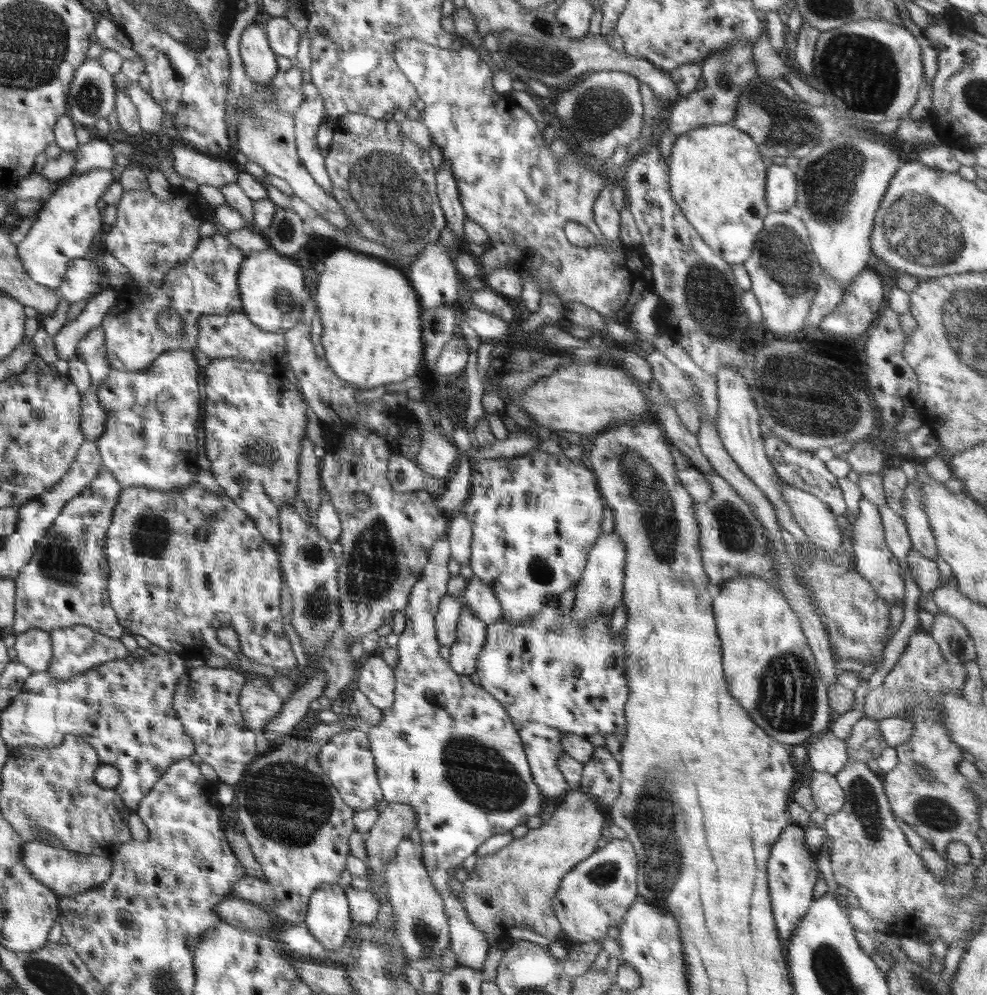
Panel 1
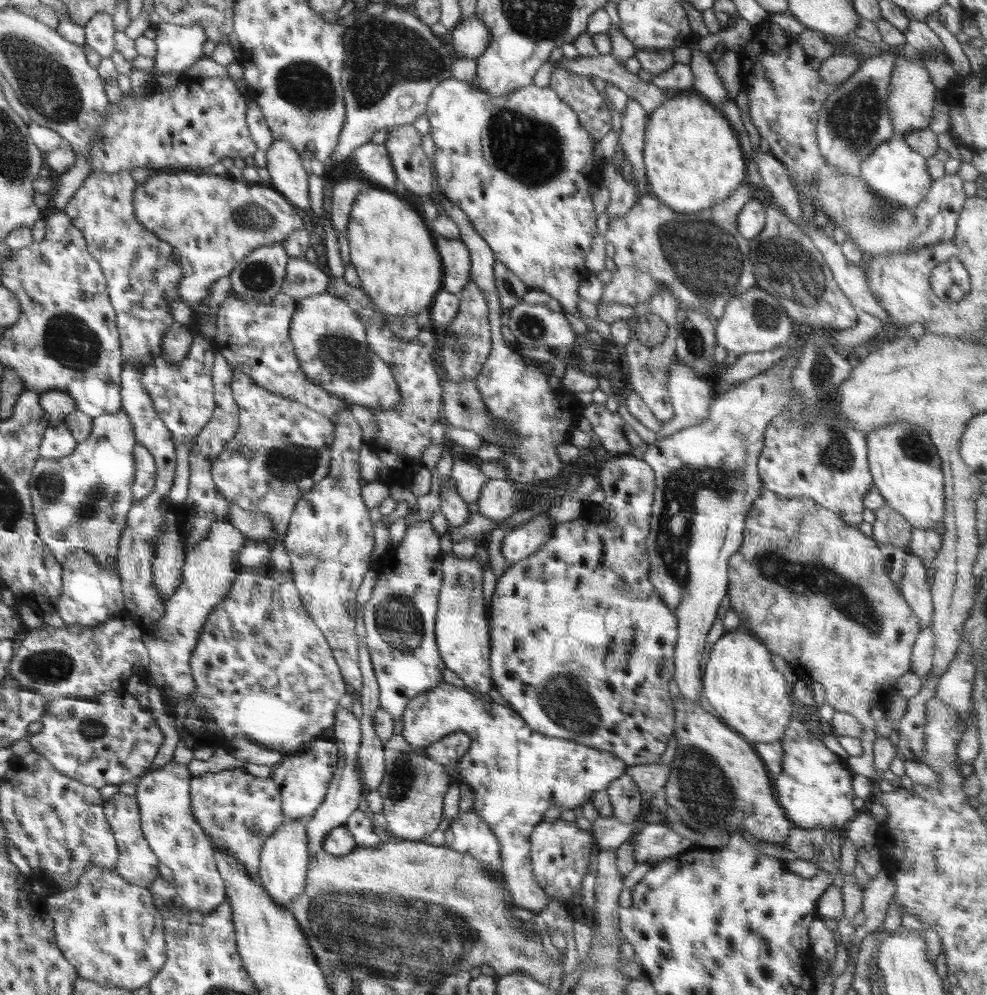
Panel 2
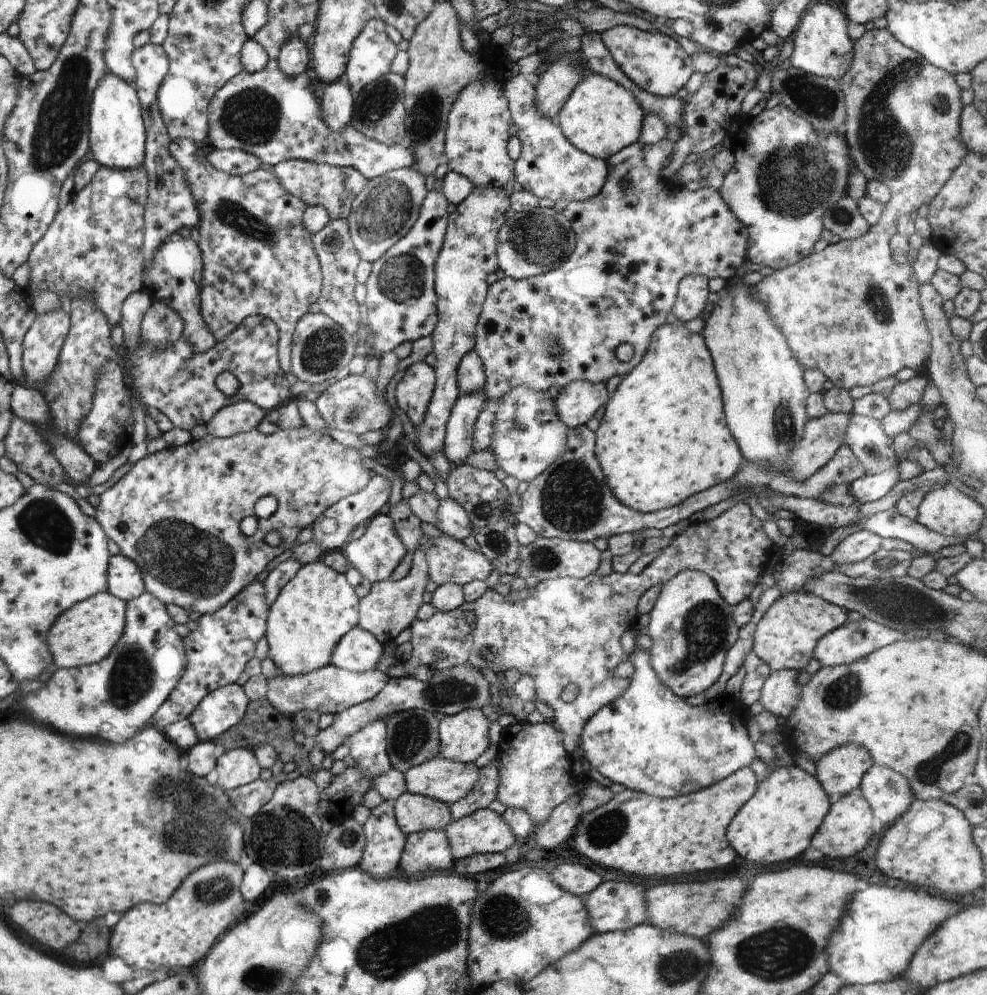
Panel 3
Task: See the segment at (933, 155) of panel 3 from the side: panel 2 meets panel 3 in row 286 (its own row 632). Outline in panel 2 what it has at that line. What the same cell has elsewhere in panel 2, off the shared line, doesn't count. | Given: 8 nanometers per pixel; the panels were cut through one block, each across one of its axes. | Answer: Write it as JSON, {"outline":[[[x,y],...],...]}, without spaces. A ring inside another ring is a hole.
{"outline":[[[766,488],[761,490],[760,496],[754,501],[754,505],[750,508],[746,515],[744,537],[740,548],[736,554],[729,558],[727,575],[729,578],[729,587],[727,590],[730,606],[739,616],[741,626],[747,626],[750,634],[755,639],[761,641],[769,650],[773,650],[776,654],[780,654],[789,665],[794,668],[801,678],[808,678],[815,682],[820,682],[825,690],[825,702],[830,704],[836,711],[844,711],[850,713],[857,718],[863,726],[863,732],[859,736],[863,748],[862,754],[857,758],[848,758],[847,762],[855,774],[862,774],[870,780],[881,781],[880,777],[875,773],[873,765],[873,744],[876,740],[875,723],[870,717],[870,711],[876,707],[886,706],[884,695],[887,697],[887,704],[891,700],[893,693],[896,691],[896,680],[900,676],[904,676],[906,672],[911,671],[911,651],[914,647],[916,637],[921,631],[919,618],[912,612],[911,606],[905,601],[901,595],[901,591],[895,587],[892,579],[887,573],[887,562],[881,554],[881,550],[877,547],[877,542],[869,536],[864,535],[855,525],[849,525],[840,515],[830,512],[826,508],[817,504],[814,500],[783,498],[778,494],[771,492]]]}

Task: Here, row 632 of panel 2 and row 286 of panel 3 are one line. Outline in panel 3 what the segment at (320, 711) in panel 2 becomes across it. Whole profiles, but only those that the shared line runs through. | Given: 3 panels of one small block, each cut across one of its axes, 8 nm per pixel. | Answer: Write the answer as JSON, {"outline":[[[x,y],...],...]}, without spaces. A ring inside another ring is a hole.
{"outline":[[[178,139],[173,140],[169,144],[170,154],[174,157],[174,160],[181,166],[184,176],[186,176],[187,183],[189,184],[192,196],[195,196],[197,201],[197,207],[199,213],[201,214],[200,222],[198,223],[197,229],[200,233],[200,239],[198,240],[198,246],[201,250],[201,257],[203,260],[203,275],[201,278],[200,287],[200,312],[202,313],[204,322],[207,324],[209,331],[212,336],[216,339],[216,342],[222,341],[226,338],[235,328],[238,328],[242,321],[249,317],[250,315],[262,315],[269,318],[276,324],[279,330],[279,344],[277,346],[277,355],[279,358],[280,368],[284,373],[291,372],[291,352],[293,343],[293,332],[298,321],[308,312],[308,308],[317,302],[319,299],[321,288],[323,285],[323,276],[321,273],[321,264],[319,263],[319,258],[317,257],[315,246],[313,245],[312,233],[306,230],[303,225],[303,214],[306,208],[306,204],[302,202],[299,198],[291,195],[276,178],[272,169],[265,168],[263,166],[258,167],[255,171],[249,172],[244,176],[229,175],[217,168],[214,168],[205,156],[204,150],[199,146],[199,144],[188,139]]]}

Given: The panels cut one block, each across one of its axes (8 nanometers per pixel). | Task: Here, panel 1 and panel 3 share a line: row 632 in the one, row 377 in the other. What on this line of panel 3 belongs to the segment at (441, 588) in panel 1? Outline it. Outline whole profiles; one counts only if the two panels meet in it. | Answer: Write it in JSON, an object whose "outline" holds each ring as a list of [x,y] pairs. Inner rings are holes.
{"outline":[[[425,361],[412,363],[396,386],[397,406],[412,424],[416,426],[424,420],[425,410],[435,387],[435,369]]]}

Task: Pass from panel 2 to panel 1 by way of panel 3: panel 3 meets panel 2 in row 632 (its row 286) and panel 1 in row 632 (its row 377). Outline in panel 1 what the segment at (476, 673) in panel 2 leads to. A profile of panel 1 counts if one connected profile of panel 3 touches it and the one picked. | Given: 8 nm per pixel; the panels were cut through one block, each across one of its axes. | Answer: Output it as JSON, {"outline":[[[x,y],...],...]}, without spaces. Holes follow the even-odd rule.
{"outline":[[[446,593],[438,605],[435,616],[435,633],[440,647],[450,647],[456,641],[461,612],[461,598]]]}

